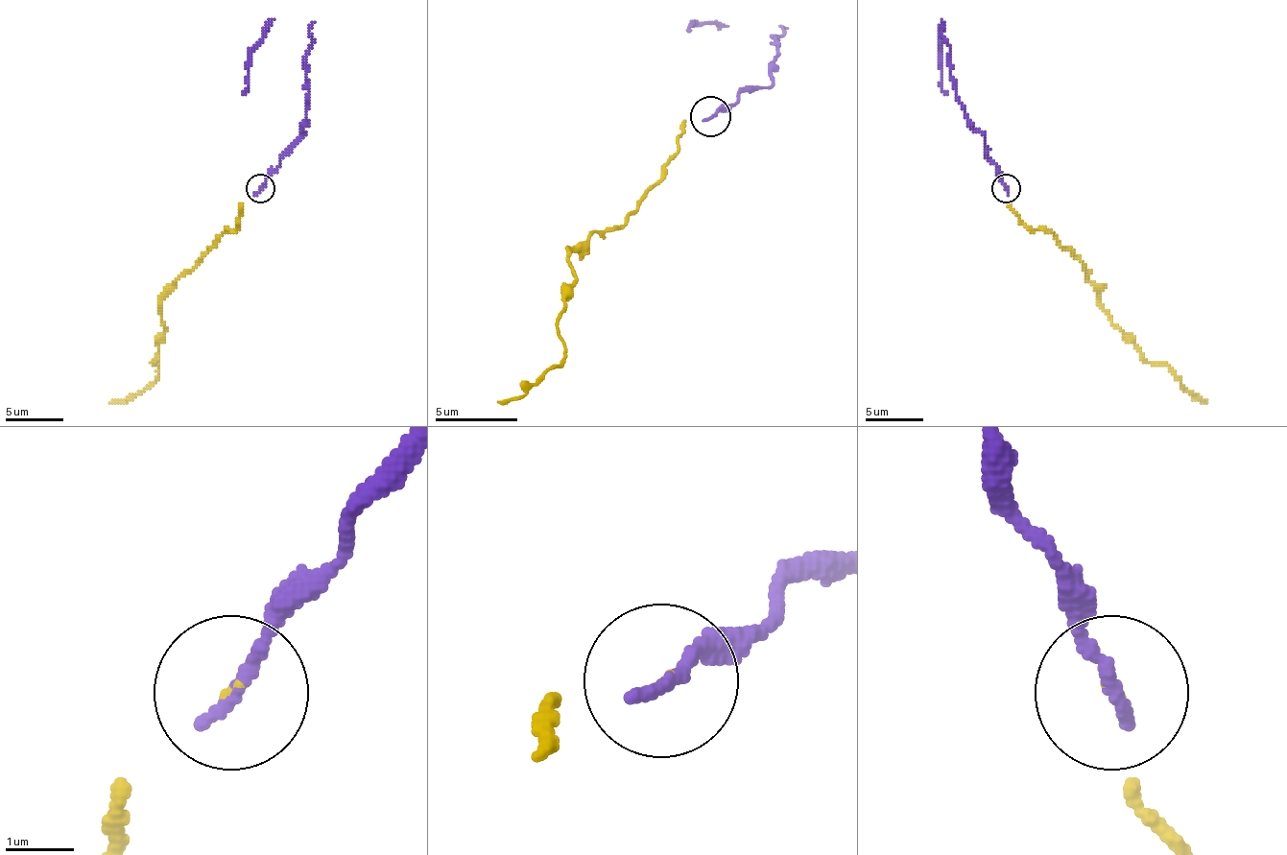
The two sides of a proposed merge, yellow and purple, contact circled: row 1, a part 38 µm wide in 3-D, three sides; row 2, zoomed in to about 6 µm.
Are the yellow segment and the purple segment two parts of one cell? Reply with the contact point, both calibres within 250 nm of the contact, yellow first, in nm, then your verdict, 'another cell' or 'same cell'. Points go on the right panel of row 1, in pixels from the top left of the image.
at (1006, 188); 40 nm thick on the yellow side, 240 nm on the other; another cell

